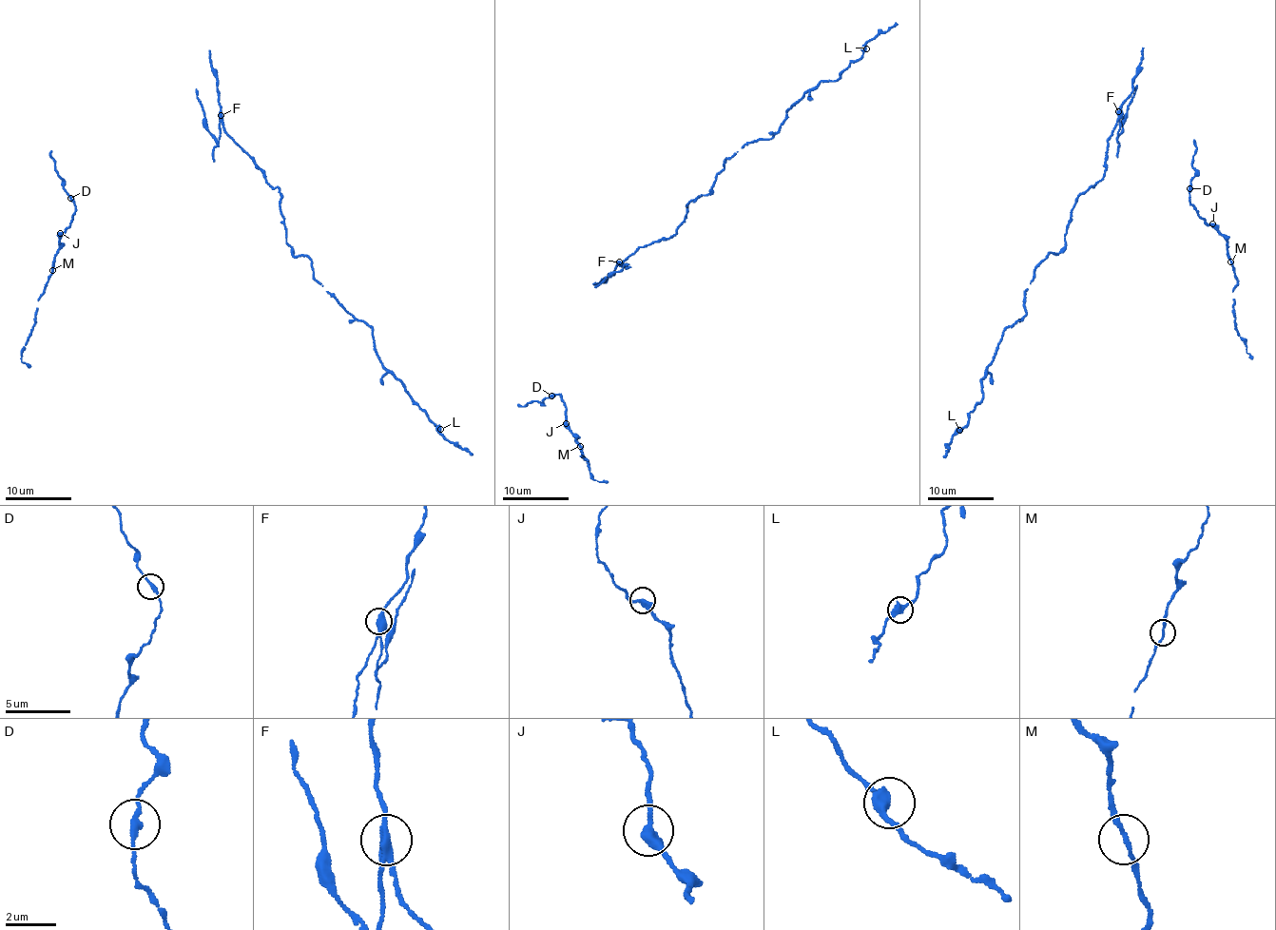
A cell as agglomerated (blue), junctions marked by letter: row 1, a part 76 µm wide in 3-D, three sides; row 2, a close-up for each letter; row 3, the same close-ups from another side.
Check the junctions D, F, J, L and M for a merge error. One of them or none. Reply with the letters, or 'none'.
F

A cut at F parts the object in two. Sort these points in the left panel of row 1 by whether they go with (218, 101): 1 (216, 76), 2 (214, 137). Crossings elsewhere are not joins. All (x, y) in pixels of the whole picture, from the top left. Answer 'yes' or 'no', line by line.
1: yes
2: no

